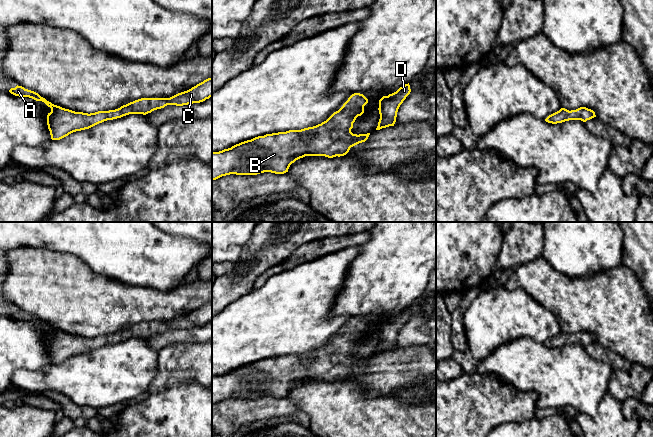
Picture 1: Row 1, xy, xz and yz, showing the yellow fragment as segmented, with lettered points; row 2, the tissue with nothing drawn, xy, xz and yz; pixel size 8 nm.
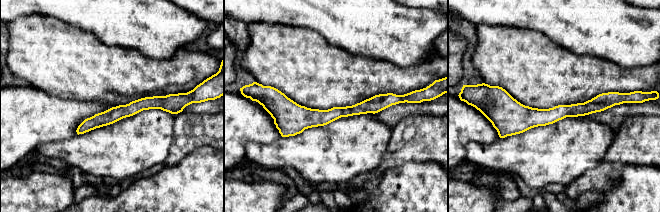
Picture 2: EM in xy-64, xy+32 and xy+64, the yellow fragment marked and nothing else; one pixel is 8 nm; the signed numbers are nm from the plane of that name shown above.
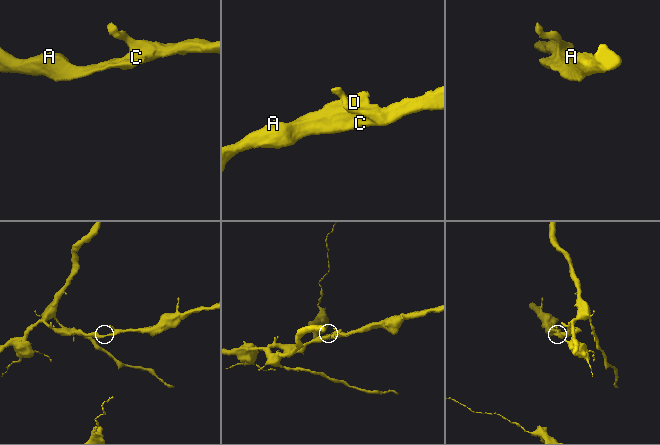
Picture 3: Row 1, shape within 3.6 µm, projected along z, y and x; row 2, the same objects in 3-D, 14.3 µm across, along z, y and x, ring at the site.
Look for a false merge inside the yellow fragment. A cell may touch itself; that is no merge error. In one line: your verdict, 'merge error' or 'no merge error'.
no merge error

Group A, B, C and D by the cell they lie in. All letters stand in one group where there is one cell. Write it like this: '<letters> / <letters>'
A B C D

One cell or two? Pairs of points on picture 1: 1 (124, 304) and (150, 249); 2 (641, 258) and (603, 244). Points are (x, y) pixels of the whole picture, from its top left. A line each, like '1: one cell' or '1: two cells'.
1: two cells
2: two cells

